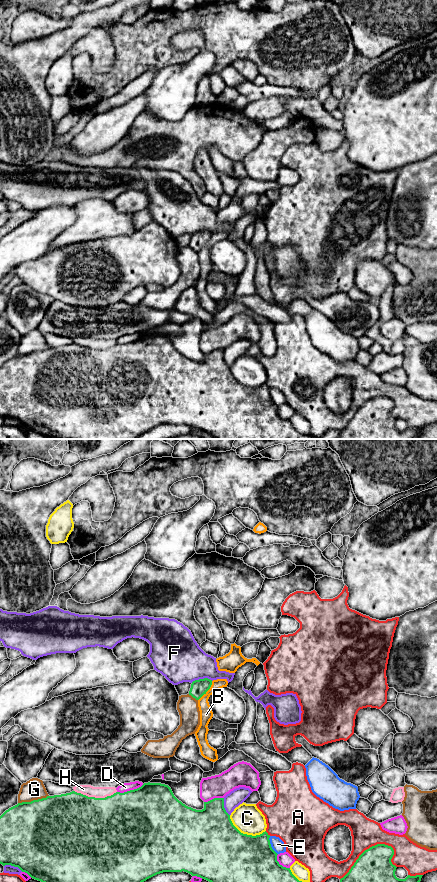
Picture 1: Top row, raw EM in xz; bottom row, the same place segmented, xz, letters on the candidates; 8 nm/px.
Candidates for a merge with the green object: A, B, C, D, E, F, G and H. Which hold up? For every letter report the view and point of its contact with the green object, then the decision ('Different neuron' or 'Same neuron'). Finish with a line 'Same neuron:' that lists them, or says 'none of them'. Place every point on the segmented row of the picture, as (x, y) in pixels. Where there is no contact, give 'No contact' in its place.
A: Touches green at xz (364, 851). Different neuron
B: Touches green at xz (207, 690). Different neuron
C: Touches green at xz (245, 834). Different neuron
D: Touches green at xz (130, 790). Different neuron
E: Touches green at xz (270, 845). Different neuron
F: Touches green at xz (201, 679). Different neuron
G: Touches green at xz (33, 800). Different neuron
H: Touches green at xz (94, 797). Different neuron
Same neuron: none of them

